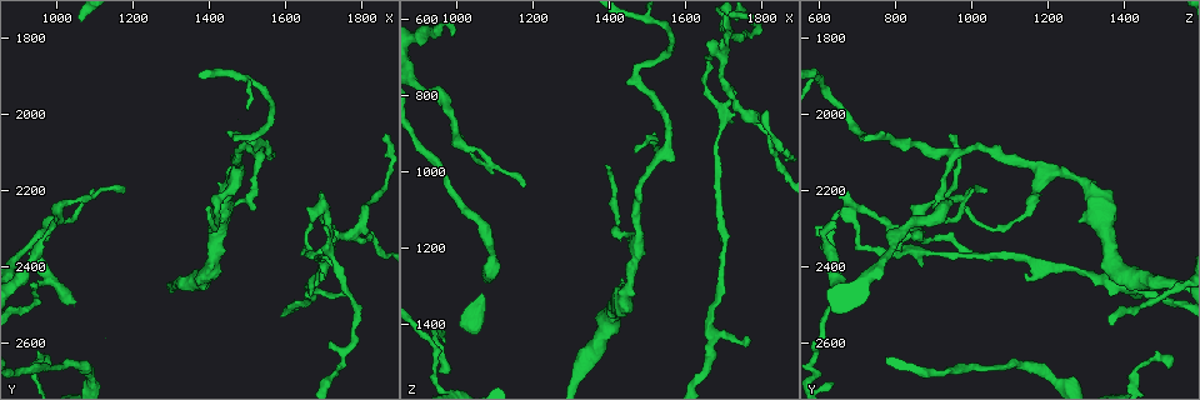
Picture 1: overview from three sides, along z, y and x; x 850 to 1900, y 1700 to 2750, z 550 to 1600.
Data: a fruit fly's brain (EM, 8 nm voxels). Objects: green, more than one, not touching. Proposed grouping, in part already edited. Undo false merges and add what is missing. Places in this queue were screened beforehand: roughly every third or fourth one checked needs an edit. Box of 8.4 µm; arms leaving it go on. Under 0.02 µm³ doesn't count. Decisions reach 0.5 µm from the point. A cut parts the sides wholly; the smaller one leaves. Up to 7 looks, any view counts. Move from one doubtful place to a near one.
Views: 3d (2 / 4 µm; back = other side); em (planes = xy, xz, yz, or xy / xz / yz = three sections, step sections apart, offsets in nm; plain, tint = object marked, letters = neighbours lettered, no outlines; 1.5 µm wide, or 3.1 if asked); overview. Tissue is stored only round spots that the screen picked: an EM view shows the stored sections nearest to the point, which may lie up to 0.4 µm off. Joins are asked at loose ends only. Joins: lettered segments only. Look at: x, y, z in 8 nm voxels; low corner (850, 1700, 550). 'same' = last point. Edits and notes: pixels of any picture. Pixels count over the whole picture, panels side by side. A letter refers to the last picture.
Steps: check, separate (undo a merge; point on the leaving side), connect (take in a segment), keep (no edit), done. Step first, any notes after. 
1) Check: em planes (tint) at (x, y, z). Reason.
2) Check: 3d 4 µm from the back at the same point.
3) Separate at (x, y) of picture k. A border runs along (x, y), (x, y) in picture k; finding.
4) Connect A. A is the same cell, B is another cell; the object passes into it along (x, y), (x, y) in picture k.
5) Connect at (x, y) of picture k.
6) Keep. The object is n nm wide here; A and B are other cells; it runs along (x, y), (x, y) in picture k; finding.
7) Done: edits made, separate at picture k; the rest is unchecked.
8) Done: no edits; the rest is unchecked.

Check: 3d 4 µm from the back at (1520, 2095, 965). Branch point.

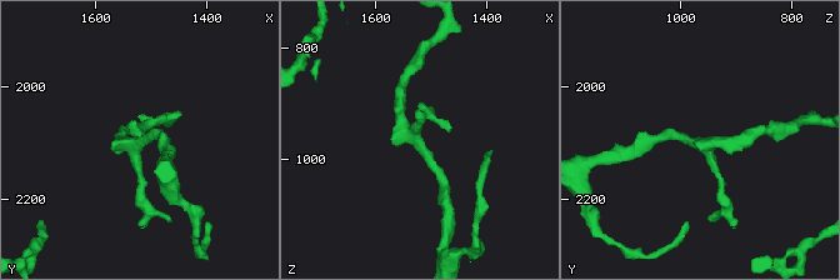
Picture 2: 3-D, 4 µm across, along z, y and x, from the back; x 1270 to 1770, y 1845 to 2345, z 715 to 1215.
Check: em xy step 4 (tint) at (1520, 2100, 970).

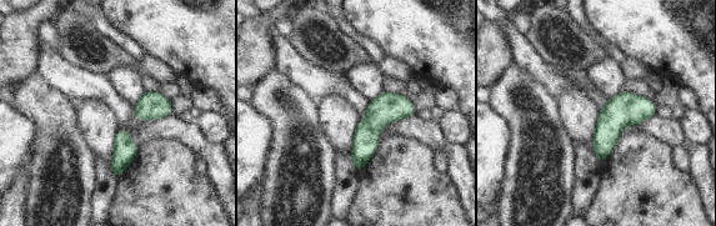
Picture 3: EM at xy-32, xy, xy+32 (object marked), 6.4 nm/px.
Check: em planes (letters) at the same point.

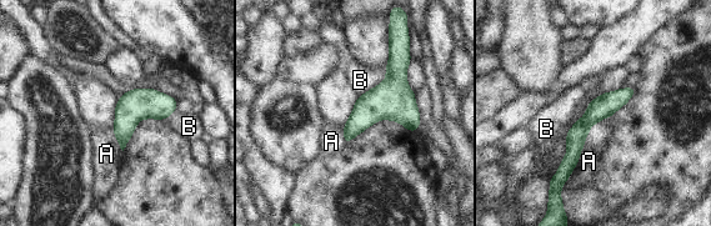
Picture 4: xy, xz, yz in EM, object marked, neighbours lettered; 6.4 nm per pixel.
Keep. A and B are other cells; all the same neuron.

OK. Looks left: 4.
Check: em xz step 8 (tint) at (1720, 2330, 790). Branch point.

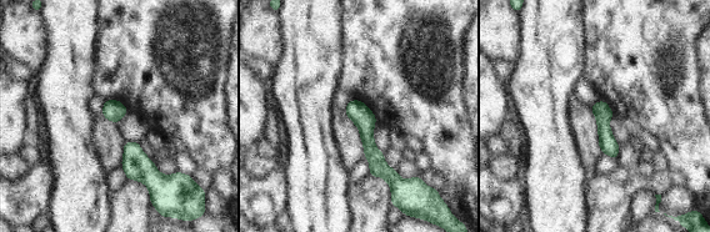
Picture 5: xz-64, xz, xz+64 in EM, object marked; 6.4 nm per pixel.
Check: em xz step 8 (letters) at the same point. What lies round it.

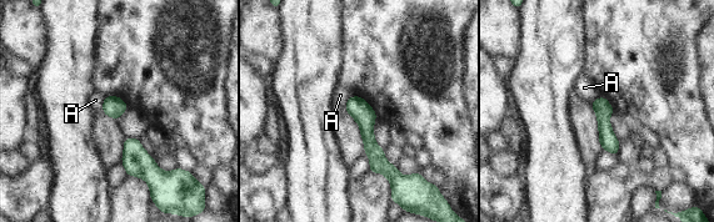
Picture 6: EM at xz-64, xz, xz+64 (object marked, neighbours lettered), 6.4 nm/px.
Separate at (365, 120) of picture 6. A is another cell; the part that leaves runs along (351, 100), (380, 152) in picture 6; a second neuron is stuck on.

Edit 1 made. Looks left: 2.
Done: edits made, separate at picture 6; the rest is unchecked.

